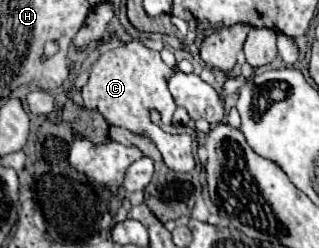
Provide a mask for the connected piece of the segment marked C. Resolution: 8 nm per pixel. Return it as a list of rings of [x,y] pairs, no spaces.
[[[128,41],[120,47],[108,49],[104,57],[96,59],[88,75],[88,83],[82,87],[82,99],[84,99],[84,107],[90,111],[98,111],[110,127],[118,125],[118,127],[128,129],[134,135],[148,137],[160,151],[168,169],[192,171],[196,162],[192,155],[190,136],[169,134],[150,121],[150,111],[156,109],[164,124],[173,123],[173,115],[177,106],[168,91],[168,75],[170,75],[170,67],[164,63],[158,51],[148,49],[140,41]]]

